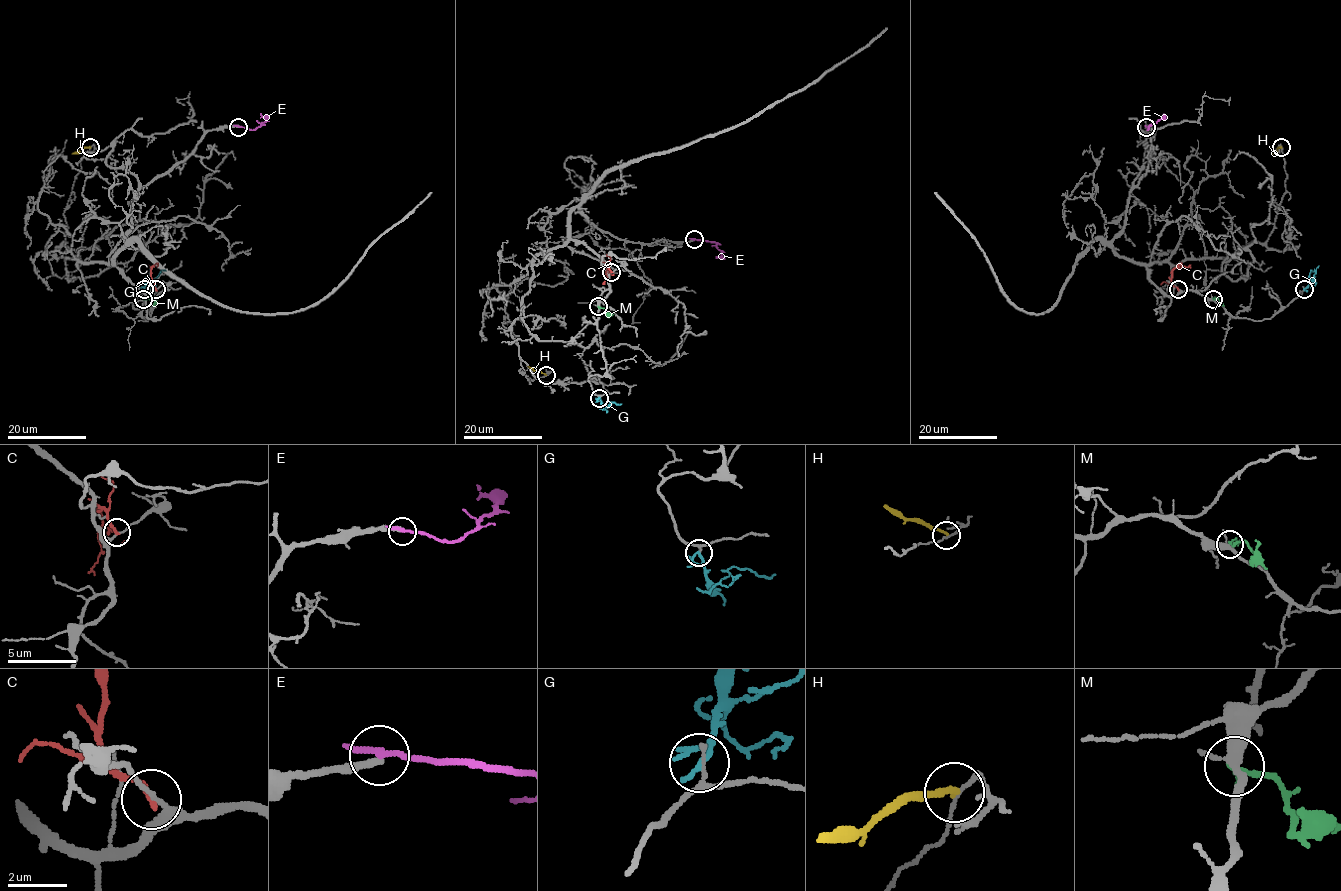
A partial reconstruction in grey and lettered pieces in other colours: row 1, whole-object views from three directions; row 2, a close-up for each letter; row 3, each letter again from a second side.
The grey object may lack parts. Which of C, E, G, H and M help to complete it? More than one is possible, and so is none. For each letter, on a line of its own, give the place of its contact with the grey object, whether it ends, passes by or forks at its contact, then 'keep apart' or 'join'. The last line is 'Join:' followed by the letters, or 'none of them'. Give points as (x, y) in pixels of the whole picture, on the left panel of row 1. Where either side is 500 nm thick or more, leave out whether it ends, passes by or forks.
C: meets grey at (156, 289); it ends there; keep apart
E: meets grey at (238, 127); it passes by; keep apart
G: meets grey at (144, 289); it ends there; keep apart
H: meets grey at (90, 147); it ends there; keep apart
M: meets grey at (143, 299); it ends there; keep apart
Join: none of them

